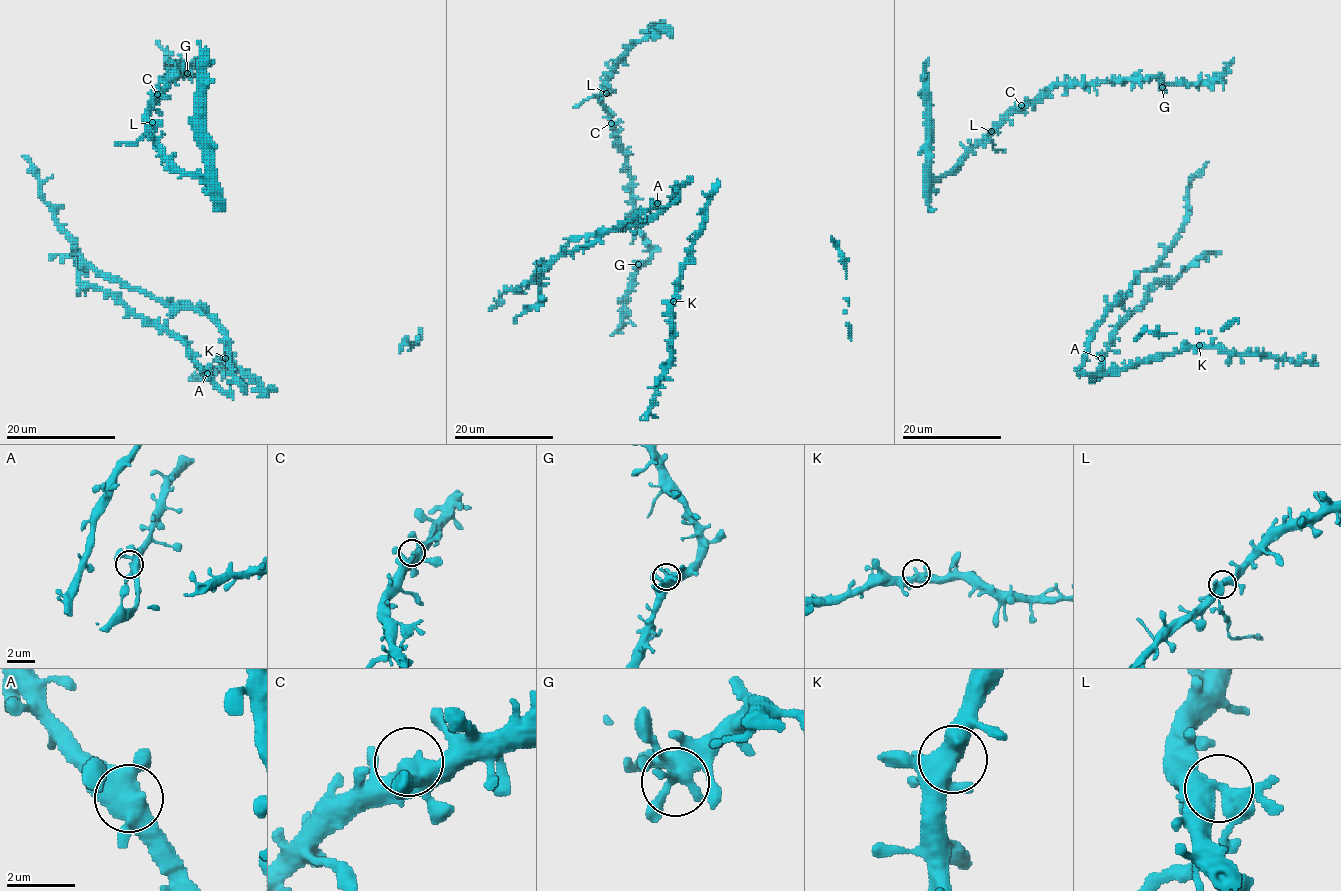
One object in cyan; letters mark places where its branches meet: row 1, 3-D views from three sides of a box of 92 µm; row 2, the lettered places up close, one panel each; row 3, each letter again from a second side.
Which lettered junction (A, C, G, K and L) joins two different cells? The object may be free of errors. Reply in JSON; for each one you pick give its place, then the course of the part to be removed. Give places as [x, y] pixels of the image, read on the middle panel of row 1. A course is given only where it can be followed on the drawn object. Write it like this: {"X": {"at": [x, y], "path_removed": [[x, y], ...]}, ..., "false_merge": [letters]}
{"L": {"at": [606, 93], "path_removed": [[606, 93], [584, 99], [574, 108]]}, "false_merge": ["L"]}

